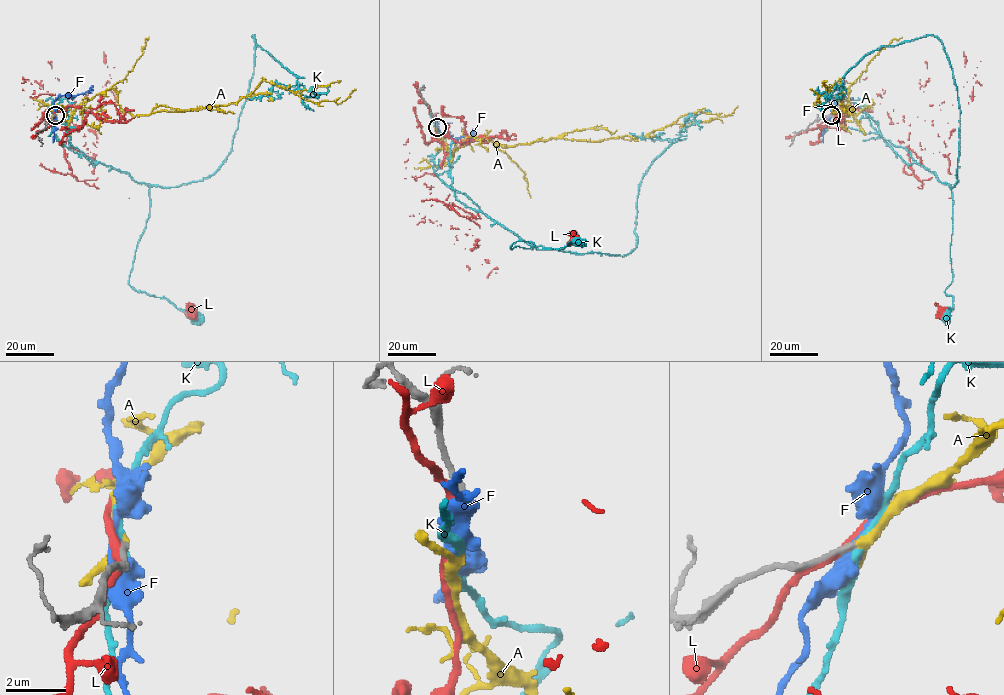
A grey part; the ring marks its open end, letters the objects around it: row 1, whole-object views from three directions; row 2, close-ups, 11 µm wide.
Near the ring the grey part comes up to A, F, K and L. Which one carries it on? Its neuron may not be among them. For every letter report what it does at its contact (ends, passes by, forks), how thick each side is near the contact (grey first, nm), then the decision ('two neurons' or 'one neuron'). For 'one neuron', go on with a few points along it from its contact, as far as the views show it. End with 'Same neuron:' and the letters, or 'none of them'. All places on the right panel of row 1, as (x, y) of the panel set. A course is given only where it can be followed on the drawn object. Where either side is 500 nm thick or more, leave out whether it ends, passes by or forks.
A: it passes by; calibres 200 and 320 nm; one neuron; course (831, 115), (845, 105), (856, 121), (846, 89), (851, 112), (842, 111), (841, 82), (821, 104), (810, 89)
F: it passes by; calibres 220 and 400 nm; two neurons
K: it passes by; calibres 220 and 280 nm; two neurons
L: it passes by; calibres 240 and 240 nm; two neurons
Same neuron: A

